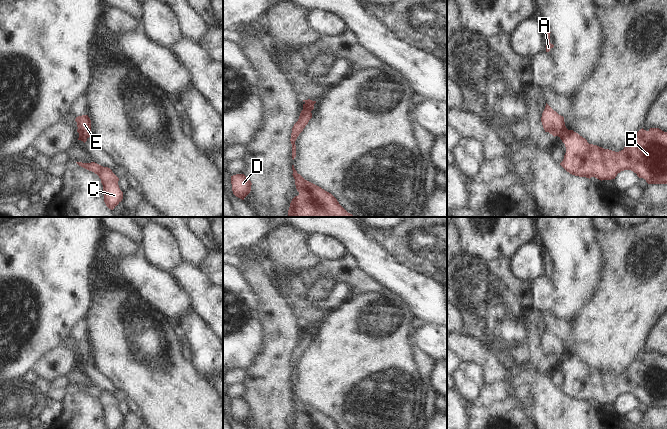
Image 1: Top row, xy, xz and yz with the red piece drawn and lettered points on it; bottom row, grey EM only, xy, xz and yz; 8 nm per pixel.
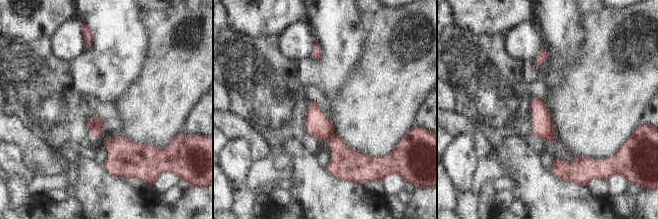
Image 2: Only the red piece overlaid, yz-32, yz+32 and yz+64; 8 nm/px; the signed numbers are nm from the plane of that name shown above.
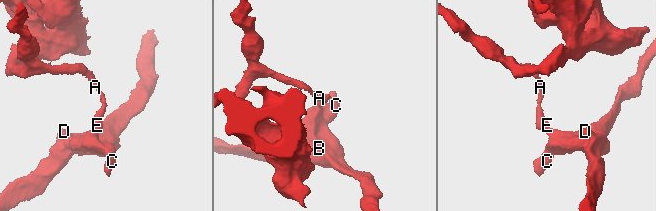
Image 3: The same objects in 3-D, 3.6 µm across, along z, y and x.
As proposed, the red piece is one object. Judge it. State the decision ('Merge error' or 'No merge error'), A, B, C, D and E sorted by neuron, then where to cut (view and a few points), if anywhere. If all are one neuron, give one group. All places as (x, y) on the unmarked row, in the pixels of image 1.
Merge error. Groups: A E / B C D. Split along yz (568, 354), (560, 361)

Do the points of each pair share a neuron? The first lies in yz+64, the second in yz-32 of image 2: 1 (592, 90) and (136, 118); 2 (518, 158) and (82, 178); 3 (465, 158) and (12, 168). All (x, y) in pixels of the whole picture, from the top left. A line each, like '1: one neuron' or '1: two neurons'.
1: one neuron
2: one neuron
3: one neuron

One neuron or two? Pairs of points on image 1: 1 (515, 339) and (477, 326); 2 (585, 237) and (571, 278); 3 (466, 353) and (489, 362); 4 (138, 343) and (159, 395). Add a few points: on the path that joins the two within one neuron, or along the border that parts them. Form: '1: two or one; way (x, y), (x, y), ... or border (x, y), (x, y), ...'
1: one; way (506, 330), (502, 326), (486, 326)
2: one; way (578, 247), (578, 268)
3: one; way (472, 353), (477, 353), (483, 357)
4: one; way (142, 356), (159, 379), (159, 382)

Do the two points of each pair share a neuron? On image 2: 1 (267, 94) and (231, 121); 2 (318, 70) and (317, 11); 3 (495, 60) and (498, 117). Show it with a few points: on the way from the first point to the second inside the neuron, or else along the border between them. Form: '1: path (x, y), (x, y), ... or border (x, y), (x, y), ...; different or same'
1: border (228, 110), (241, 116), (255, 131); different
2: path (329, 55), (329, 26); same
3: path (495, 74), (495, 100), (497, 103); same

